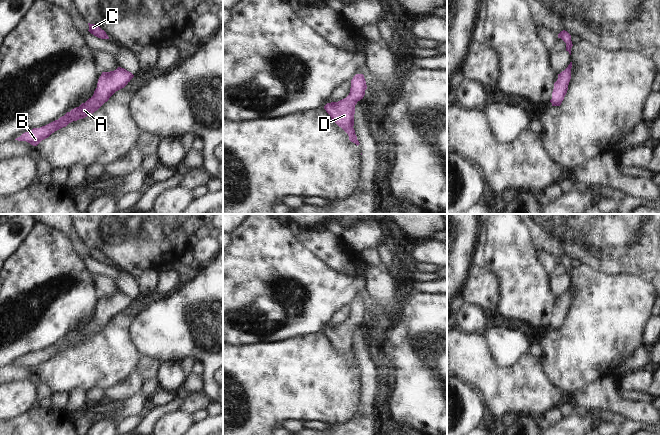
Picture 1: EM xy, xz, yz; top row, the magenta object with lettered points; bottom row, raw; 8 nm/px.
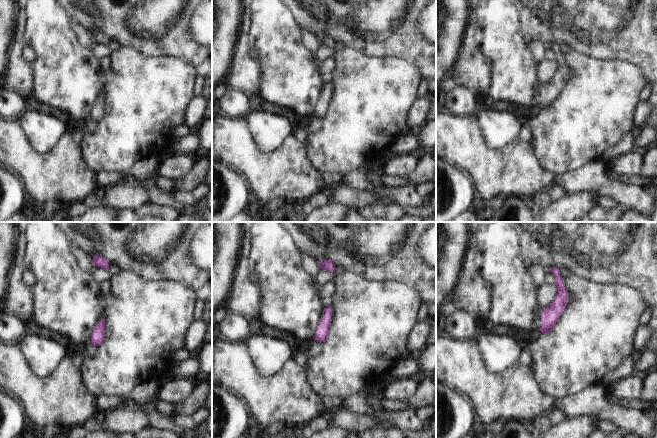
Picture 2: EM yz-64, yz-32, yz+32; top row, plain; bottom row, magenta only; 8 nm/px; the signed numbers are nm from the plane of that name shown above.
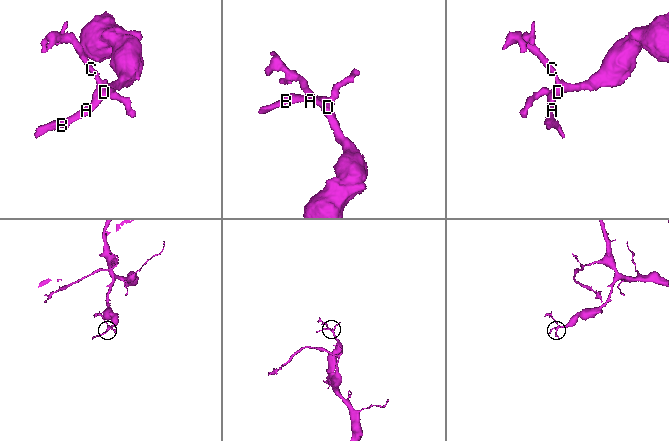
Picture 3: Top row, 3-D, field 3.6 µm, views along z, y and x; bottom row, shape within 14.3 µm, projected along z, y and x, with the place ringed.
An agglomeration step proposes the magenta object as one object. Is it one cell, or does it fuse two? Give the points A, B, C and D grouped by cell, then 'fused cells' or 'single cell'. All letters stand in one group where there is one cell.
groups A B C D; single cell

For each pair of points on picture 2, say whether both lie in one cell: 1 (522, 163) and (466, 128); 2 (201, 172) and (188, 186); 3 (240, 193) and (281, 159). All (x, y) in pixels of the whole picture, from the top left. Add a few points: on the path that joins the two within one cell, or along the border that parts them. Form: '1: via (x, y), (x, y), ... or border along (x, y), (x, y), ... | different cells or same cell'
1: via (506, 162), (492, 162), (474, 144) | same cell
2: via (198, 175), (190, 183) | same cell
3: border along (233, 168), (242, 175), (252, 196) | different cells

